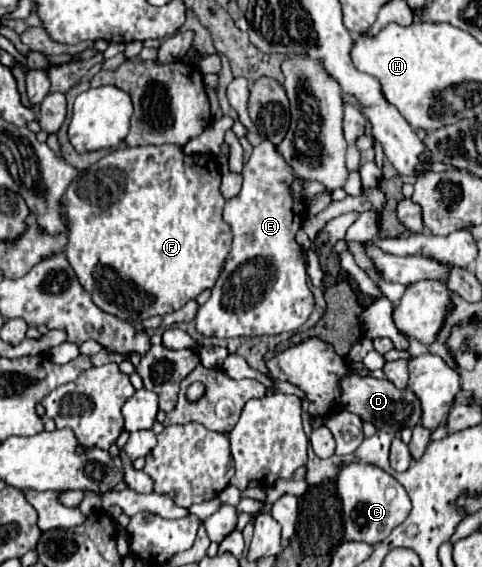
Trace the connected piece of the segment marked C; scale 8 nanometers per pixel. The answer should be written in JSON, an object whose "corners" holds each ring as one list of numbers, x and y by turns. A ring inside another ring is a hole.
{"corners":[[367,462,343,464,337,472,335,484,343,504,343,522,347,540,361,540,369,544,381,542,409,514,409,496,405,494,405,488,375,464]]}

